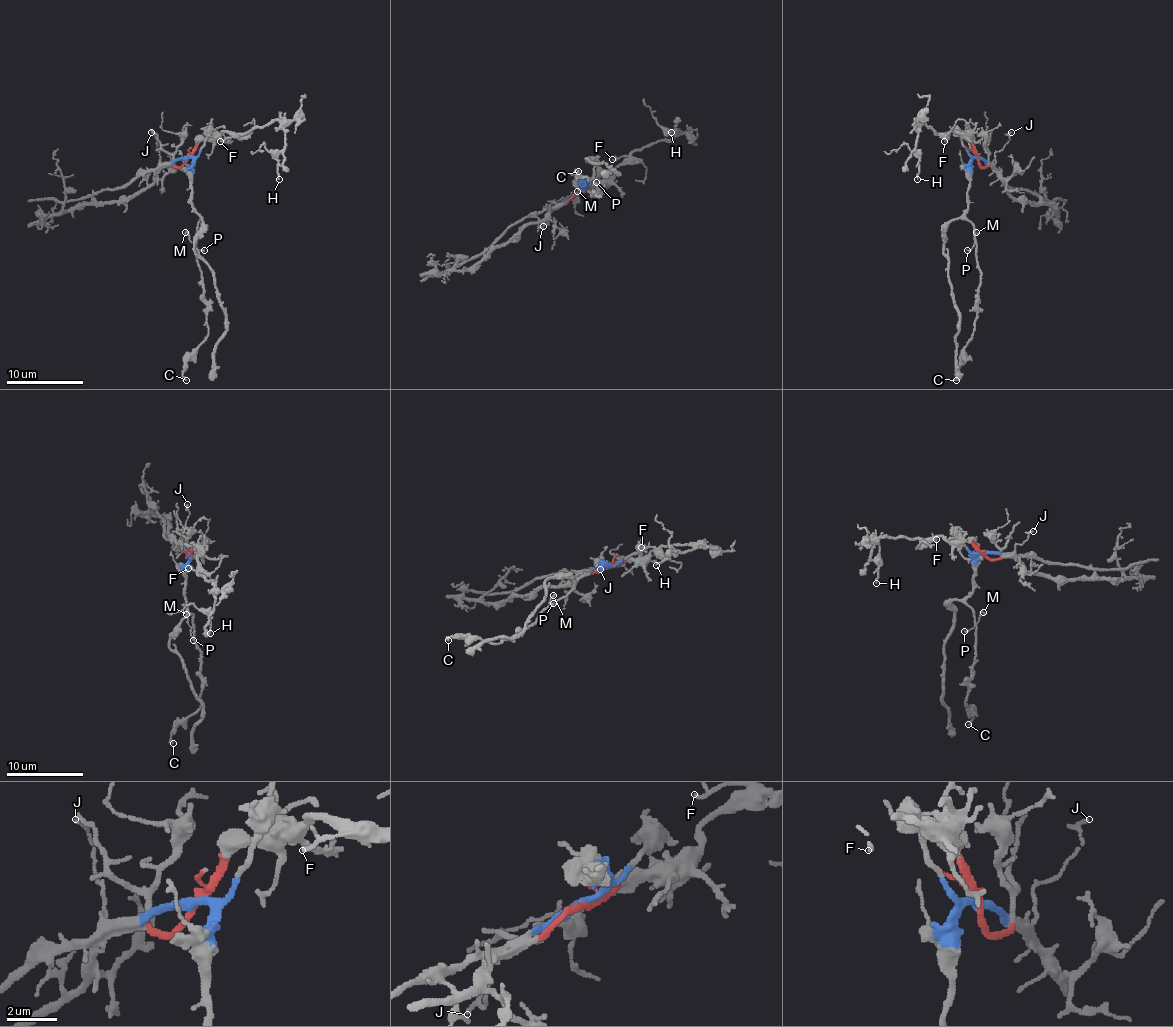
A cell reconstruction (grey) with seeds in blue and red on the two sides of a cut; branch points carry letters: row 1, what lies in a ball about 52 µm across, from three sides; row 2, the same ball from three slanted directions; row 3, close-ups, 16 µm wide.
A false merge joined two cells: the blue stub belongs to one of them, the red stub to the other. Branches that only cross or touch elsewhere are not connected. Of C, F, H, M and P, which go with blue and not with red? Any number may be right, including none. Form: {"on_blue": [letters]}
{"on_blue": ["C", "M", "P"]}

